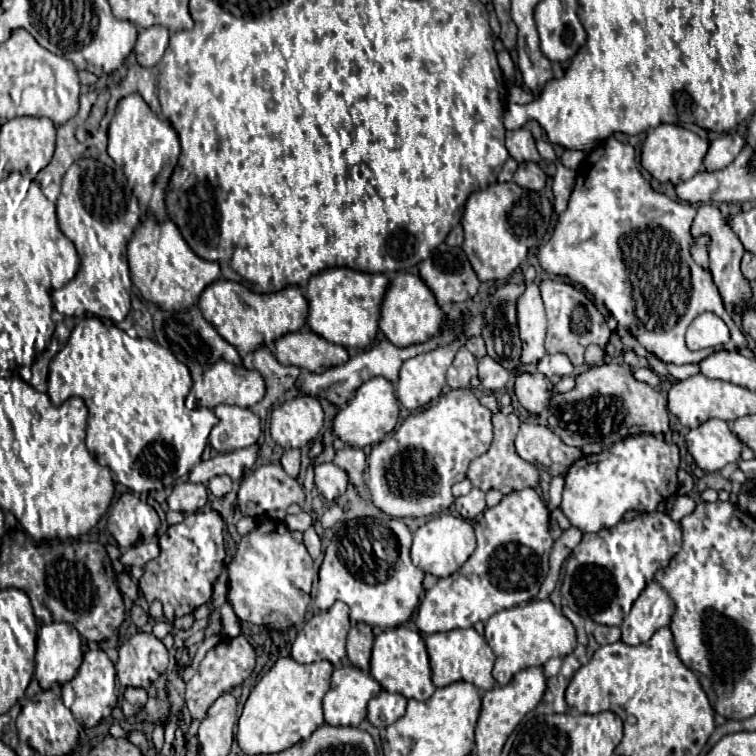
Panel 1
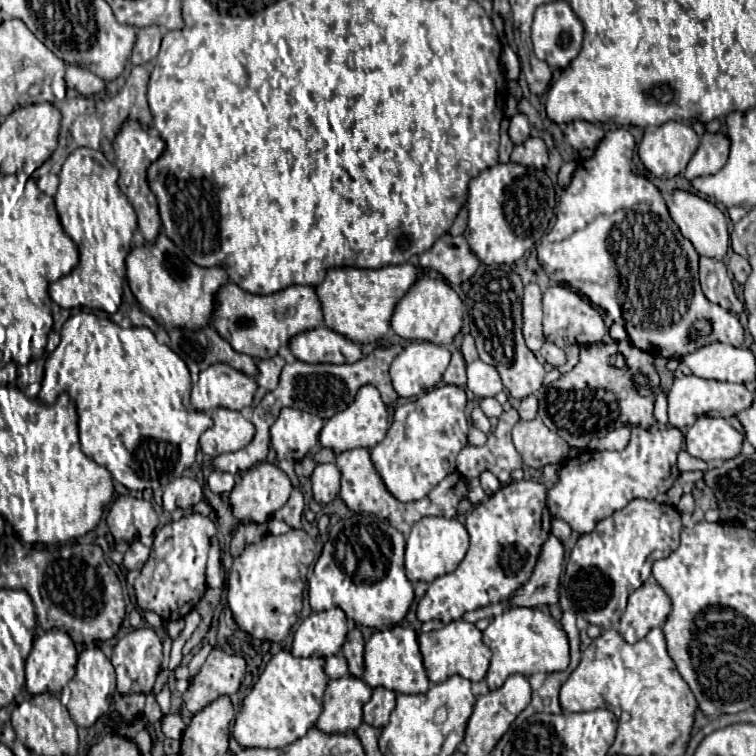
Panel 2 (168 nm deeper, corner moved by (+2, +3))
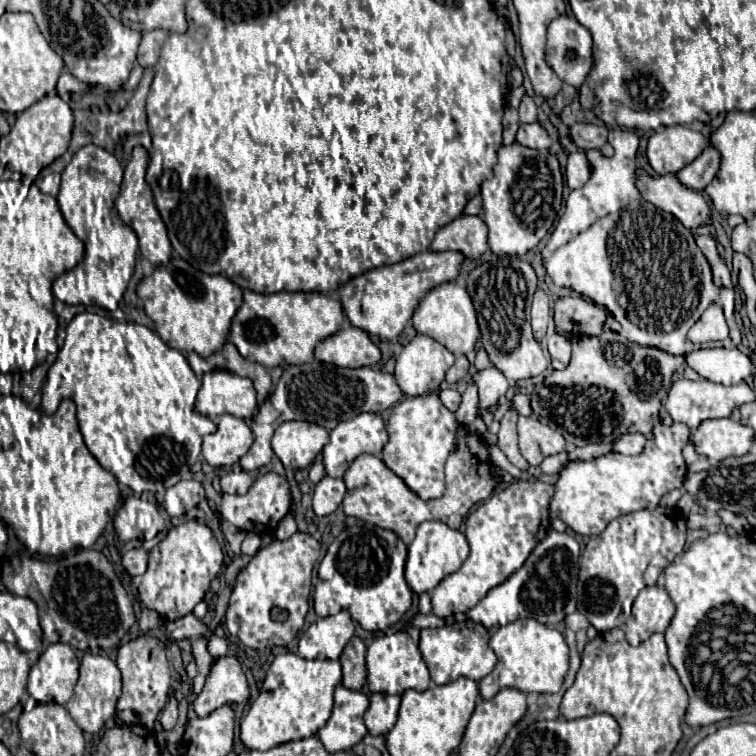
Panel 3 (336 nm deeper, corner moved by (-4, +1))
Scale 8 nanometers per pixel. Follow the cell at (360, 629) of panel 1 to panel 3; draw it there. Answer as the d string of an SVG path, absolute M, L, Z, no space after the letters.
M354 636L340 656L342 684L352 690L360 690L366 684L366 644Z

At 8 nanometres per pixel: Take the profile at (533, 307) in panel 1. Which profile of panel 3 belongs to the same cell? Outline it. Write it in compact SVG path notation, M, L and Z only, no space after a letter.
M536 290L534 302L532 302L532 330L534 338L540 342L548 330L548 320L550 320L550 302L548 296L542 290Z

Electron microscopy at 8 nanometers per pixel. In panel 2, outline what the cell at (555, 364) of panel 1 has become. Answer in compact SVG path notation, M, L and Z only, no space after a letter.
M544 342L544 346L540 348L540 354L542 354L544 360L546 360L548 364L552 364L552 366L562 366L562 364L566 364L566 354L564 354L564 350L558 348L558 346L552 344L552 342Z

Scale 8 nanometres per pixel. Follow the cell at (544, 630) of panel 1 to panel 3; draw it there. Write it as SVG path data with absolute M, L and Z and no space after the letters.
M532 618L510 622L496 630L490 638L490 648L498 656L496 668L480 680L482 698L494 698L502 688L518 688L522 692L558 692L568 672L568 644L564 636L550 626Z

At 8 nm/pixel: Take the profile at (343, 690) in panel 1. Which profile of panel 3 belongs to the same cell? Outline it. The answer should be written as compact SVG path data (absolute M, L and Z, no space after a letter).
M338 686L334 692L334 712L326 726L318 732L324 748L328 752L350 750L366 736L364 712L368 710L370 700L360 690L350 690L346 686Z

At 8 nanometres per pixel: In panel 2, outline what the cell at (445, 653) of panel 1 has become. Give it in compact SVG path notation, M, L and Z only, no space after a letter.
M450 622L444 628L436 630L436 632L422 632L418 636L418 646L424 658L424 668L428 674L430 682L444 682L450 676L458 674L462 678L468 678L470 682L478 682L484 680L486 672L488 672L488 664L490 664L490 648L482 642L482 632L470 624L470 622Z

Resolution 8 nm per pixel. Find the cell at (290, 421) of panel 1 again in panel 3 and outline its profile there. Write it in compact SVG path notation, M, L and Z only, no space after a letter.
M292 420L276 428L272 438L272 450L282 460L284 468L302 470L314 462L316 454L324 448L326 442L326 428L304 420Z

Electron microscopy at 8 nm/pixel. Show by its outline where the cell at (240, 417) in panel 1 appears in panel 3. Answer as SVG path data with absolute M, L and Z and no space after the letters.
M222 414L218 420L218 430L204 436L202 456L214 468L232 466L250 450L252 442L254 434L242 418Z

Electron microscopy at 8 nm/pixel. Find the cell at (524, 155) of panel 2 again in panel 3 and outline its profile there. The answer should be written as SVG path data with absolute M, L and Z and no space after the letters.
M520 124L516 142L520 142L522 146L534 148L534 150L548 150L550 148L550 138L548 132L538 124Z

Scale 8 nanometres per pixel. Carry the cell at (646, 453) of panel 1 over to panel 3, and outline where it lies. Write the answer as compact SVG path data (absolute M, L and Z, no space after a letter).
M684 424L662 426L638 456L610 452L588 462L570 462L554 486L550 518L560 518L576 534L598 536L610 520L622 514L656 508L664 494L684 486L686 462L682 458L682 448L688 444L688 436L690 430Z

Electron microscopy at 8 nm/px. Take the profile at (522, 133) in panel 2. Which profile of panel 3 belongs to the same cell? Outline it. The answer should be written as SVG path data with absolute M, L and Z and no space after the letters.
M524 96L520 102L520 122L528 124L528 122L536 122L536 118L538 118L538 108L534 100L530 96Z

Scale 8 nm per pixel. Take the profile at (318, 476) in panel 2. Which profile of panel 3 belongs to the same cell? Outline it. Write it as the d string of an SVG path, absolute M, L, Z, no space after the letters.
M324 476L316 486L314 486L314 496L312 496L312 508L318 516L328 516L332 514L340 504L346 494L346 484L342 478L332 478Z

